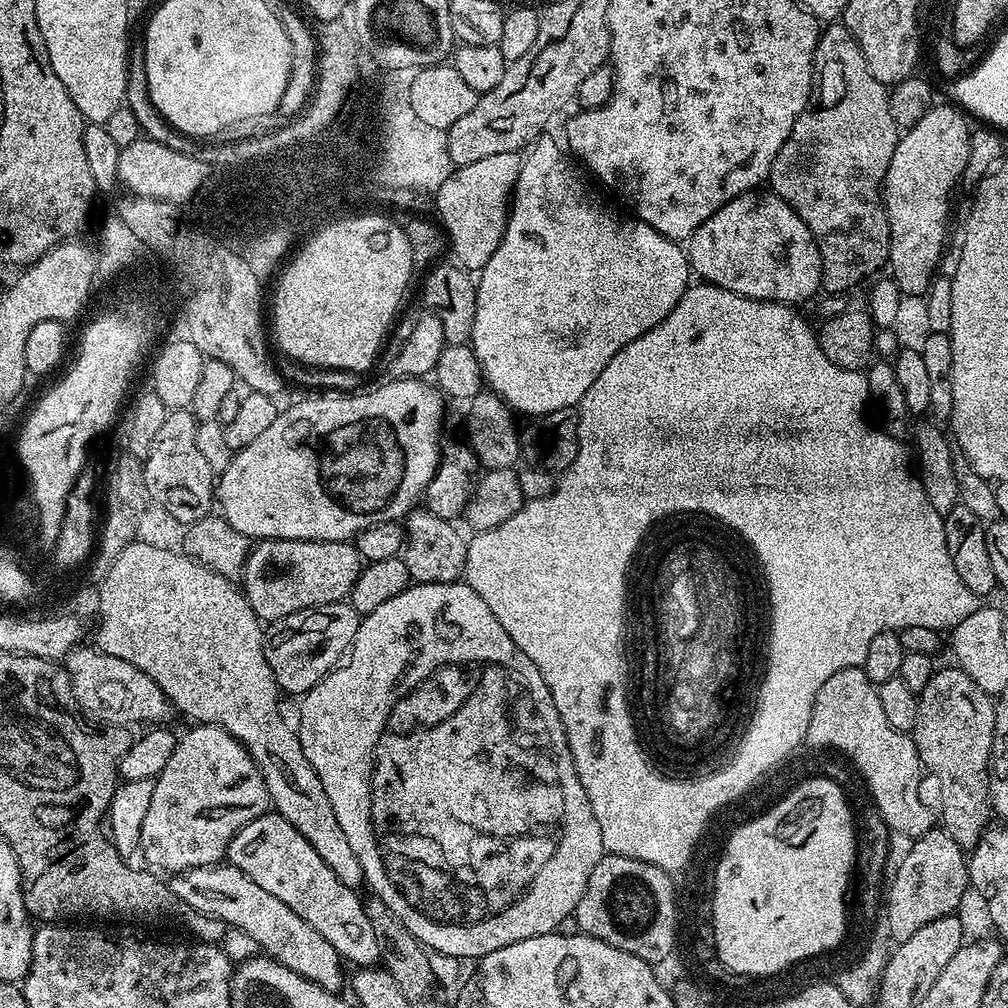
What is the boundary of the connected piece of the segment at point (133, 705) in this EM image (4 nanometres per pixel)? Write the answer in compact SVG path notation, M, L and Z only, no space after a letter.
M77 646L71 649L65 658L65 672L68 673L68 680L72 683L72 695L77 705L81 704L90 715L97 716L97 718L104 723L101 725L104 726L133 726L132 724L144 724L140 726L164 726L169 723L168 719L170 719L171 716L174 716L174 709L172 703L166 698L166 694L162 694L158 682L154 682L154 678L142 674L142 670L138 670L138 666L130 666L130 662L122 662L122 658L114 658L110 654L101 652L92 646L89 646L89 648L84 647L85 646Z

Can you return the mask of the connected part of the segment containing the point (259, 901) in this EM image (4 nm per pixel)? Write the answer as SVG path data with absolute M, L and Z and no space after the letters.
M221 862L210 868L191 868L188 872L177 872L171 877L172 895L185 904L185 909L200 912L203 916L213 916L221 920L229 929L237 928L244 936L249 936L257 944L261 953L267 954L282 966L306 978L322 990L343 993L346 988L345 961L341 960L338 950L310 926L302 922L286 902L278 902L274 894L262 890L254 878L246 878L242 870L233 864Z

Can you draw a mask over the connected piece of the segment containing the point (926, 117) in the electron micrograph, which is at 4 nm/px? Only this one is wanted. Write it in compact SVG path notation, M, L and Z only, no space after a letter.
M943 103L929 108L913 128L897 139L894 158L890 158L882 185L890 226L890 276L906 296L924 296L937 275L936 267L948 234L948 199L956 184L958 188L961 183L970 154L969 117L959 107Z

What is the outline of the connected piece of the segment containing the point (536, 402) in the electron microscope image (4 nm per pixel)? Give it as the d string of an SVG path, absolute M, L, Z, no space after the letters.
M544 134L523 153L516 187L510 197L508 225L504 228L504 237L498 250L494 250L490 262L486 262L486 266L479 269L476 280L476 313L470 341L472 350L476 353L476 361L480 364L480 371L487 387L502 397L513 413L521 417L528 416L527 418L539 418L563 408L576 408L580 399L586 394L586 390L594 386L598 374L606 370L606 362L610 362L610 358L614 358L614 354L618 354L622 346L632 344L634 338L658 326L658 322L662 322L662 318L666 318L666 314L670 314L670 310L678 306L682 294L690 286L690 279L688 280L690 265L685 249L677 241L658 234L658 230L654 230L635 216L631 214L619 216L614 209L607 208L580 181L579 174L572 169L573 161L569 159L561 145L560 148L548 137L548 134Z

